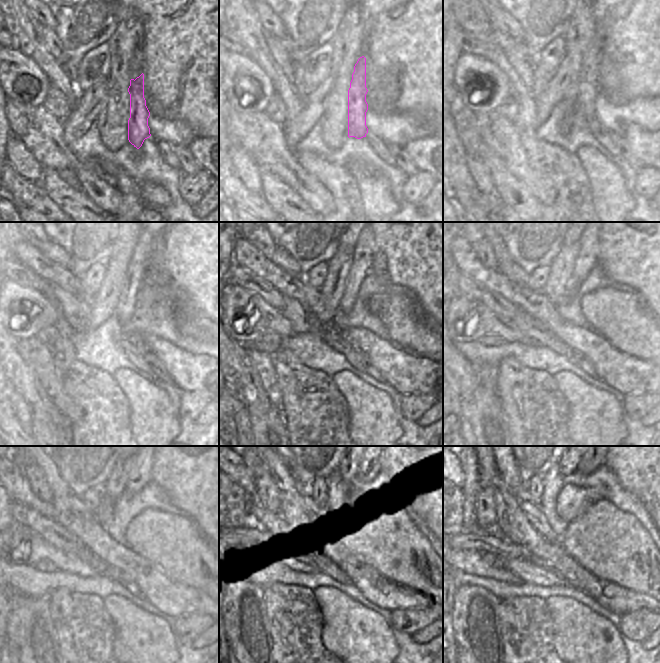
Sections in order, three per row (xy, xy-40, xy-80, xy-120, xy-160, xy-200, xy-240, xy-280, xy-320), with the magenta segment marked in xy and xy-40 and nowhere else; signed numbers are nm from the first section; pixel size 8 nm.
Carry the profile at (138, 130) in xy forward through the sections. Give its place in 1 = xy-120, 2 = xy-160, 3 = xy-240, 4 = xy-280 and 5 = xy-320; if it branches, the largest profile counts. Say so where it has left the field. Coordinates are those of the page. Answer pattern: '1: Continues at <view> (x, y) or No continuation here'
1: Continues at xy-120 (135, 276)
2: Continues at xy-160 (364, 249)
3: Continues at xy-240 (141, 475)
4: Continues at xy-280 (368, 466)
5: Continues at xy-320 (586, 466)

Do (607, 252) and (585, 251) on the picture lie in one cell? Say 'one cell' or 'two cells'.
two cells

